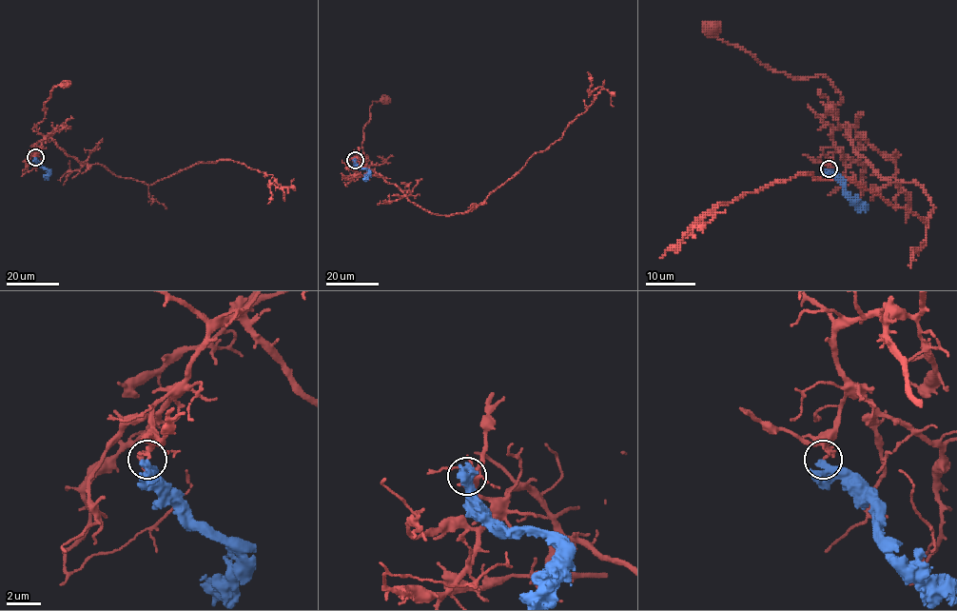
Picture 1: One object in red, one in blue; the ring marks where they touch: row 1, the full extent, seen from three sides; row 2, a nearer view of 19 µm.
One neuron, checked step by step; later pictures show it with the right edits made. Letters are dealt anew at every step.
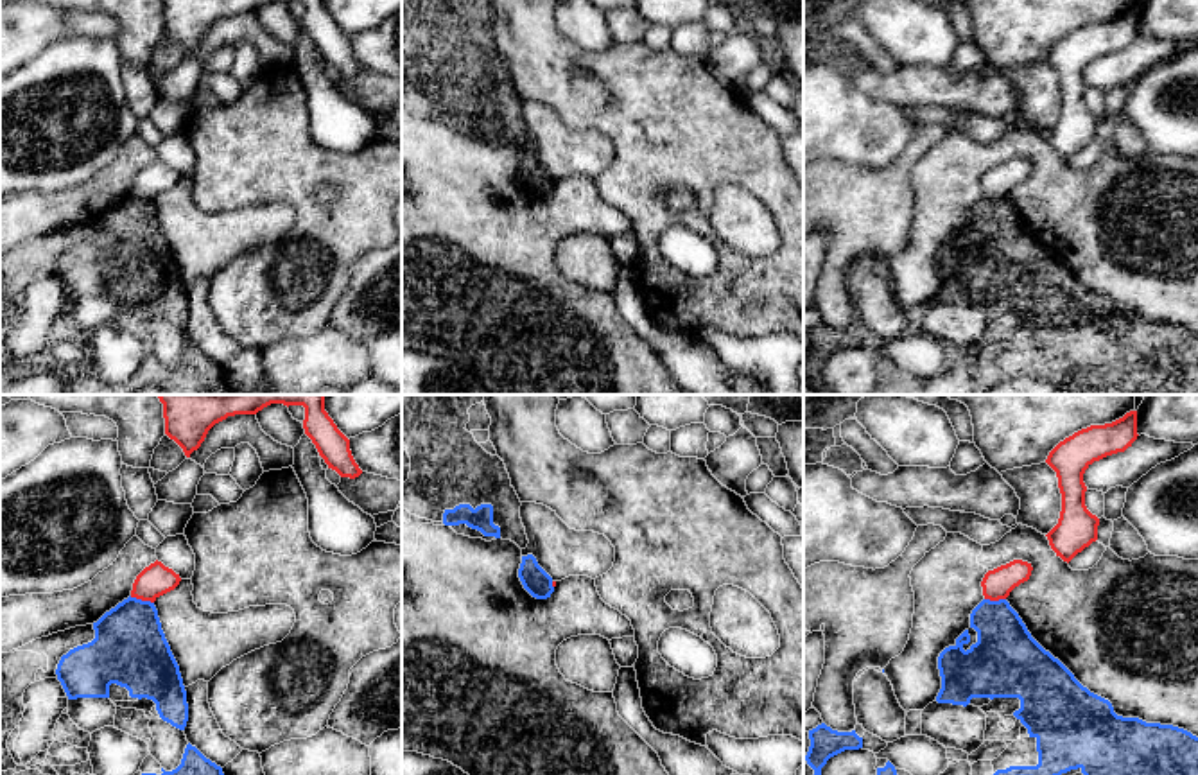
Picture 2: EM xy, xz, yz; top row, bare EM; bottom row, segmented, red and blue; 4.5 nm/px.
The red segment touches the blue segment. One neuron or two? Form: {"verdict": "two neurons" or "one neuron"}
{"verdict": "two neurons"}

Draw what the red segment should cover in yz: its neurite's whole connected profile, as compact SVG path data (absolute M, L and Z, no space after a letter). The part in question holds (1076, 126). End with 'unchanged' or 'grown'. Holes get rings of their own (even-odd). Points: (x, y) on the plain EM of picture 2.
M1130 9L1112 22L1074 30L1049 50L1046 61L1056 70L1062 109L1058 122L1046 135L1063 160L1069 161L1098 138L1099 117L1085 104L1085 68L1094 59L1124 50L1137 34L1137 9Z; unchanged

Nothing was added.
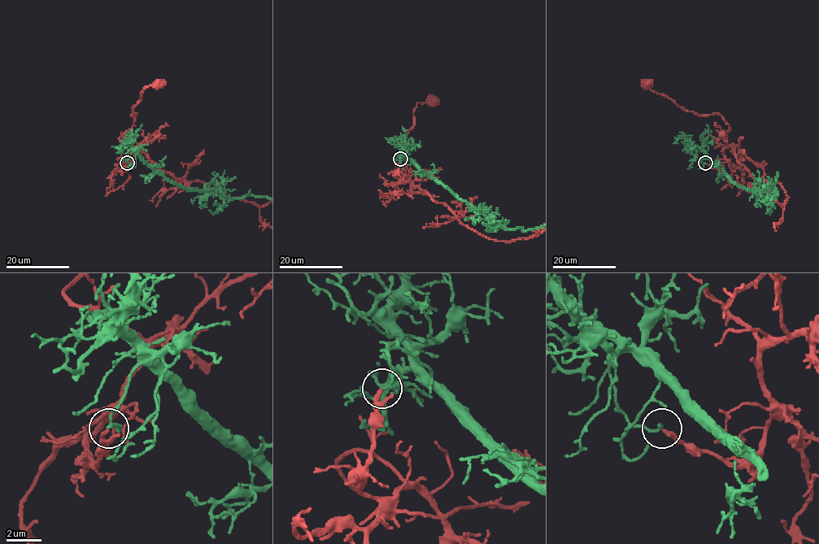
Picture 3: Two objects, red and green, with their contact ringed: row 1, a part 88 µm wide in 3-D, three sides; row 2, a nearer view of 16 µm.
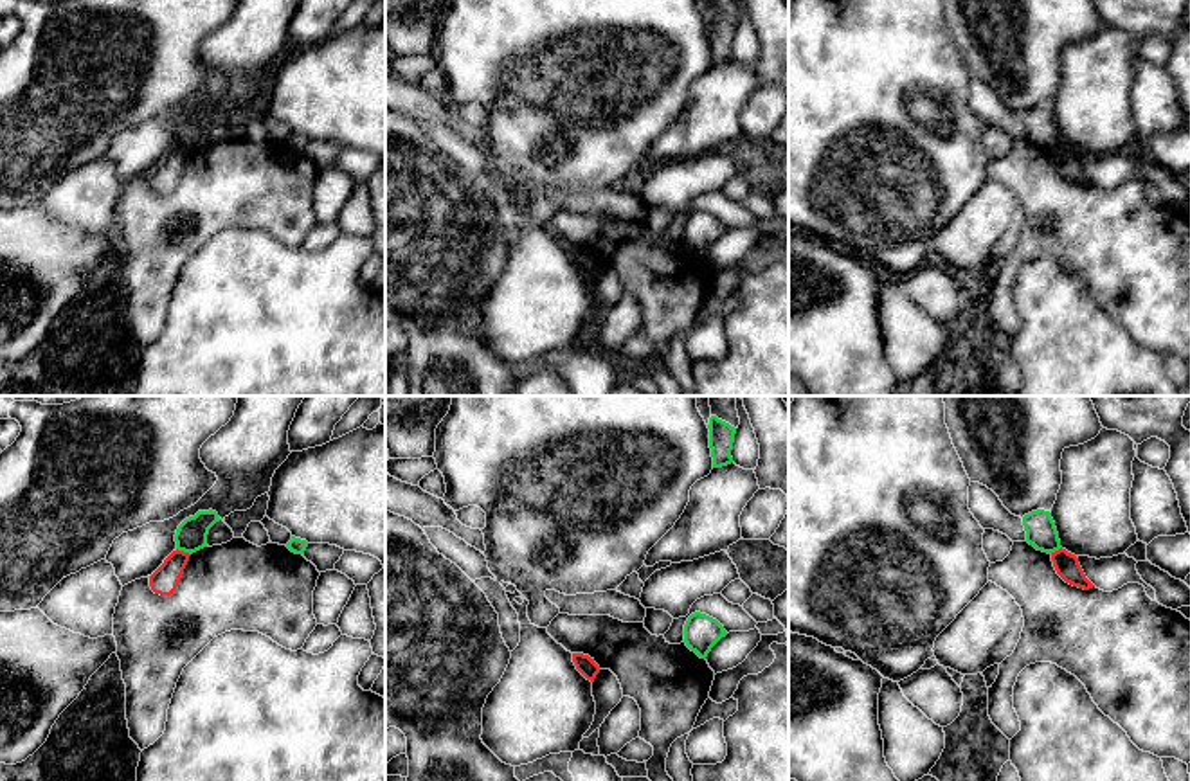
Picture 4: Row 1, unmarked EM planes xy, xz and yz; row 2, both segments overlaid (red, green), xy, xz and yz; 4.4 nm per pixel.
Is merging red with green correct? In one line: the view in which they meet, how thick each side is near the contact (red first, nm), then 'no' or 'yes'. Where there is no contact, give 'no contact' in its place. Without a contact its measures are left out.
xy | 120/140 nm | no

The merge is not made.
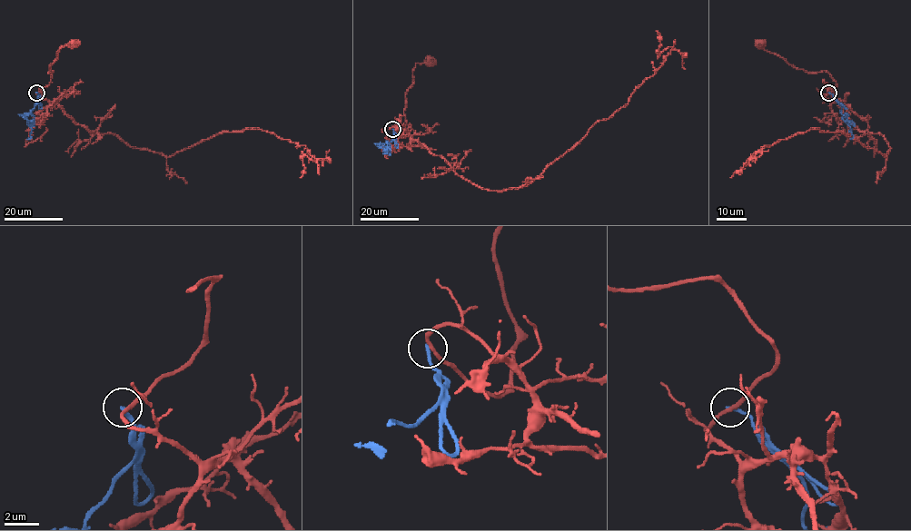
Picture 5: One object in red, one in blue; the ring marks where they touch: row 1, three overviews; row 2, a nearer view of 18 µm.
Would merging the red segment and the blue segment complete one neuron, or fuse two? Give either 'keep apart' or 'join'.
keep apart

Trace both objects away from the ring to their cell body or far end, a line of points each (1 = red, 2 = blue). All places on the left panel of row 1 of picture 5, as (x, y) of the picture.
1: (37, 93), (50, 81), (49, 66), (56, 58), (56, 53), (62, 46), (74, 43)
2: (37, 93), (39, 102), (30, 113), (34, 118), (27, 123), (32, 129), (31, 137), (27, 139)

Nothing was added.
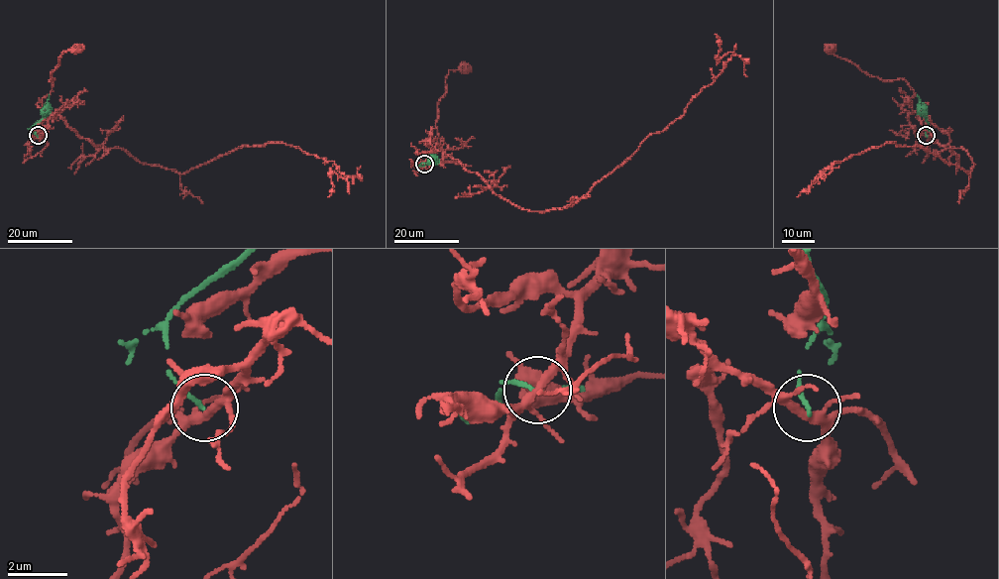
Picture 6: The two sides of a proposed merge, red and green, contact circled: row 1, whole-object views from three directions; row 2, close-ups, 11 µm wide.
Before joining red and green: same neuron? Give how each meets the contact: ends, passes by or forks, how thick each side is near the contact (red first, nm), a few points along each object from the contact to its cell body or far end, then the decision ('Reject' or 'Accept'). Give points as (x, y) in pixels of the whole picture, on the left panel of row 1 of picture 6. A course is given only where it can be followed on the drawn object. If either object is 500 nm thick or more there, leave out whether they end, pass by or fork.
At the ring red forks. At the ring green ends. Thickness 240 nm (red) against 140 nm. Course of red: (38, 136), (51, 117), (44, 108), (37, 105), (53, 88), (51, 74), (58, 64), (61, 55), (77, 48). Course of green: (38, 136), (34, 126), (43, 118), (49, 94). Reject

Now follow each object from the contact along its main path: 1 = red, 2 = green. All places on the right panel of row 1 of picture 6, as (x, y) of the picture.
1: (927, 136), (910, 123), (902, 107), (914, 93), (904, 79), (883, 81), (867, 74), (830, 48)
2: (927, 136), (925, 107), (917, 94)

